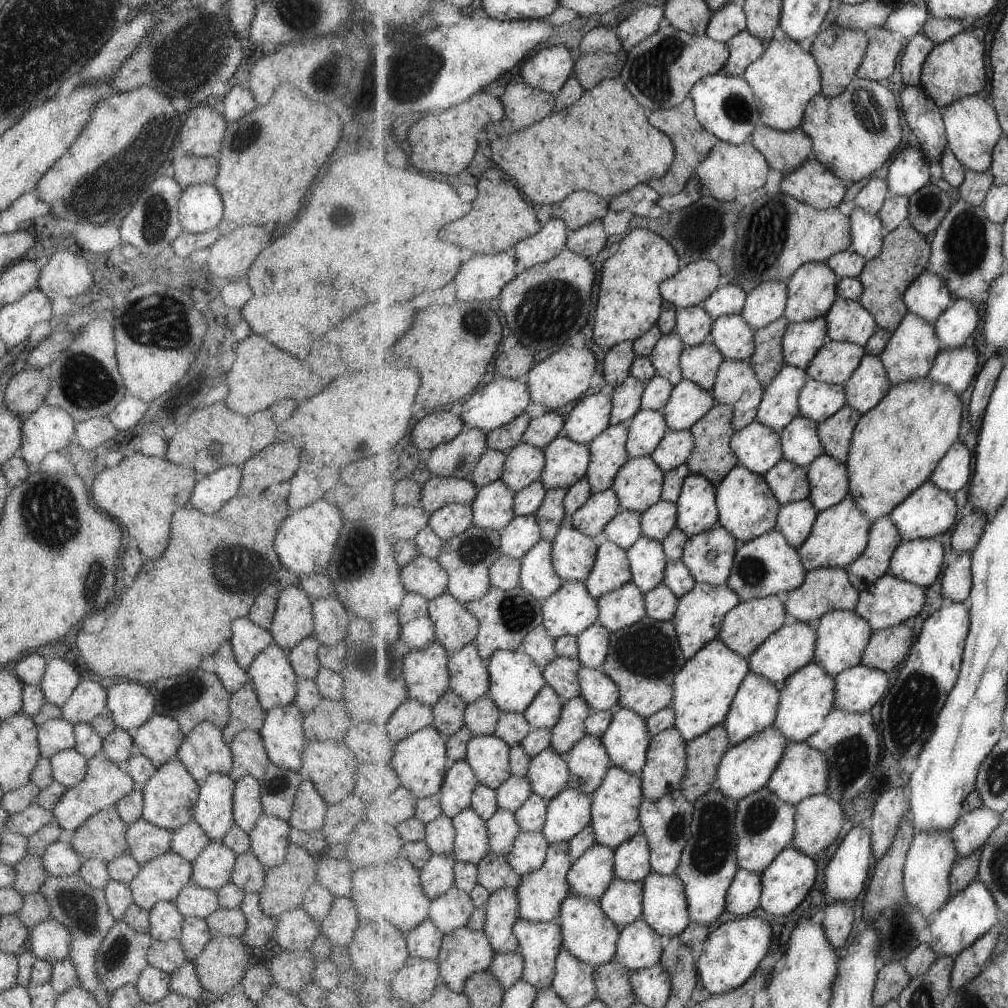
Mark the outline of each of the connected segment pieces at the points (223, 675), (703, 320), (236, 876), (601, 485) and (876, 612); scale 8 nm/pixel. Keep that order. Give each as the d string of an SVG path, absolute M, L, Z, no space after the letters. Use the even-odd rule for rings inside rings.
M229 641L223 642L211 657L213 657L213 664L215 664L214 675L229 694L232 695L249 681L247 671L235 662Z
M701 306L678 309L675 332L681 335L686 346L710 341L715 319Z
M247 849L236 855L229 882L244 893L256 893L261 888L266 869Z
M629 422L610 424L607 430L590 442L592 464L588 468L587 477L594 493L611 489L617 473L630 461L628 430Z
M891 575L882 576L873 586L860 591L860 601L856 611L869 621L874 631L883 630L901 623L912 622L913 618L925 606L925 591L927 587Z

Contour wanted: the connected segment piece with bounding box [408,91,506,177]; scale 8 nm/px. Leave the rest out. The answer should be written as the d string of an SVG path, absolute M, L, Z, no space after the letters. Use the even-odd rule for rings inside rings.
M479 91L474 94L468 101L461 102L457 106L451 106L447 110L437 112L435 116L432 114L424 114L409 130L409 156L411 159L411 167L417 168L425 172L438 172L443 176L458 175L469 168L473 156L475 156L477 132L485 130L491 122L499 123L506 118L506 110L500 97L491 96L487 92Z

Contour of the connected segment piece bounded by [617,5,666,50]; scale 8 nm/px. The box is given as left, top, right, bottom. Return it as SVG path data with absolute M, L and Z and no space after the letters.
M647 5L620 24L617 30L624 40L624 46L633 50L635 46L653 36L665 18L665 9L663 6Z

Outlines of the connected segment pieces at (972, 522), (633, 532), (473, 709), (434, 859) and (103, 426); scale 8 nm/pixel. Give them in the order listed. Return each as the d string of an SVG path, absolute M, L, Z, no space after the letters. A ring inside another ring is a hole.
M977 509L967 510L965 515L959 520L957 532L951 539L954 555L957 557L964 554L971 555L977 546L980 545L987 523L987 515Z
M623 510L604 530L607 540L617 543L628 551L643 536L642 514Z
M488 694L468 703L465 709L466 726L475 735L495 735L502 714L500 706Z
M433 855L425 868L420 870L420 877L426 893L431 900L444 895L451 887L456 886L456 858L451 855Z
M93 417L76 422L70 442L84 449L94 449L100 444L111 441L115 432L115 427L107 417Z

